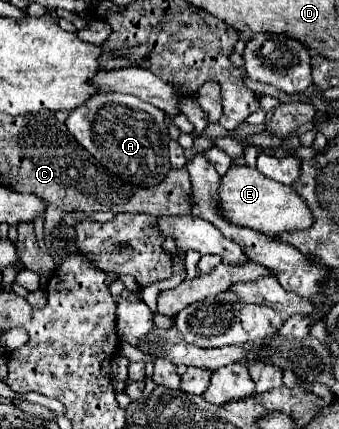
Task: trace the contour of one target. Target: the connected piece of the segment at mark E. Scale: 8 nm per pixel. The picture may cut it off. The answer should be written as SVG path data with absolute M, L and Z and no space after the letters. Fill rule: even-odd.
M231 165L231 169L219 179L219 215L233 225L249 227L267 235L279 235L291 229L307 229L313 223L311 211L291 187L261 175L249 165Z

